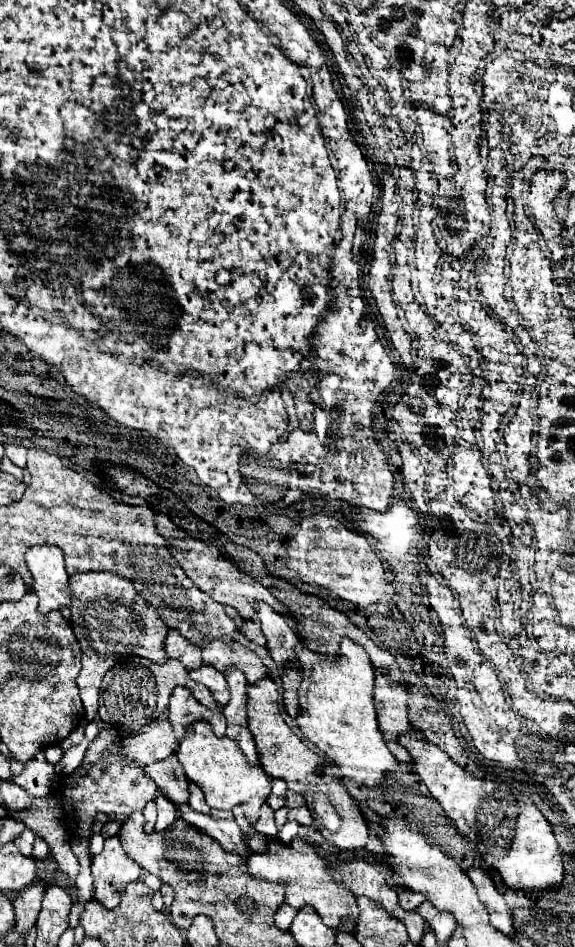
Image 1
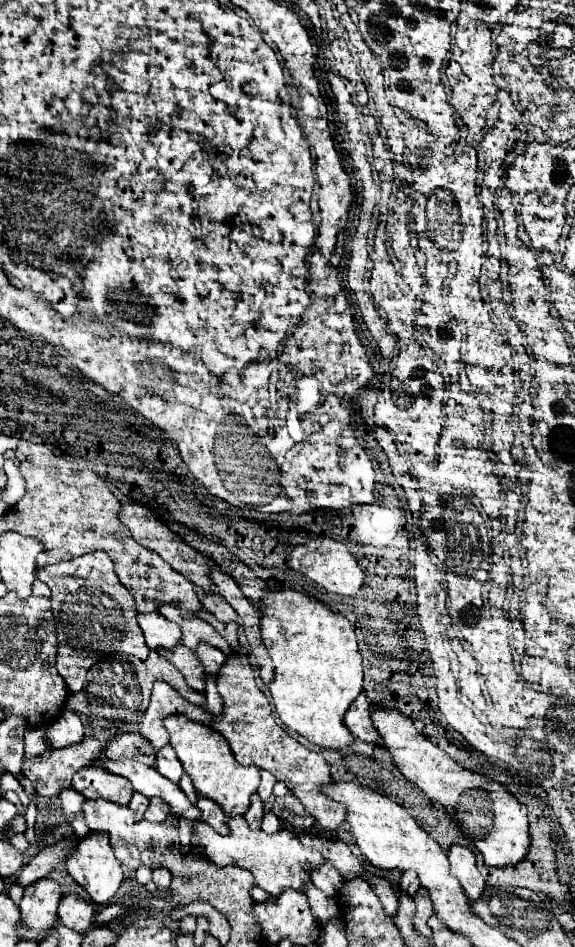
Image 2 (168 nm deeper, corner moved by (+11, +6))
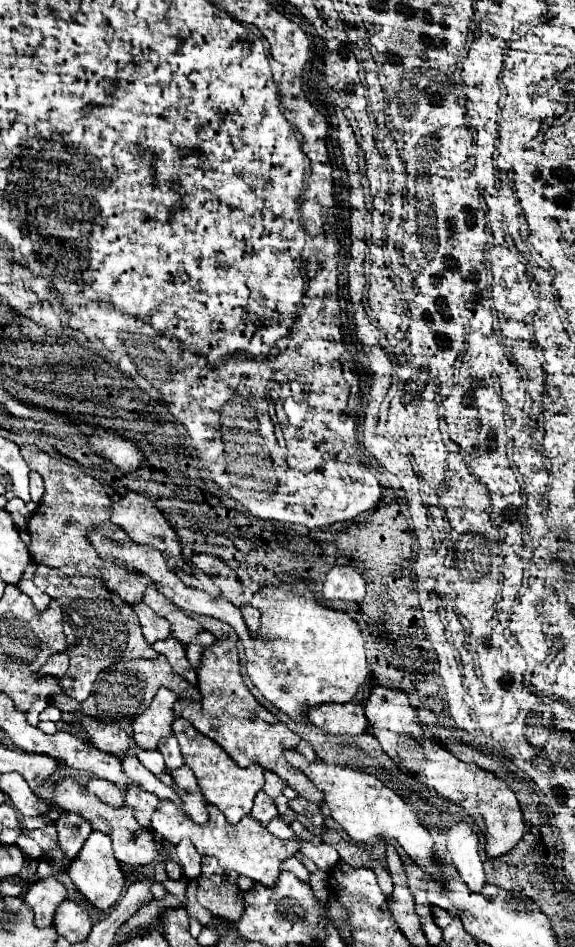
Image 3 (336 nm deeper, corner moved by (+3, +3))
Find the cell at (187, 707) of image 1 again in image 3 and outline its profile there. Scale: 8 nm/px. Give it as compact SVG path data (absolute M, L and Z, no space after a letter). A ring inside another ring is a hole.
M160 687L152 705L134 719L132 737L140 749L154 751L154 749L158 749L158 745L164 737L170 737L170 725L176 719L174 705L178 701L180 701L180 697L174 691Z

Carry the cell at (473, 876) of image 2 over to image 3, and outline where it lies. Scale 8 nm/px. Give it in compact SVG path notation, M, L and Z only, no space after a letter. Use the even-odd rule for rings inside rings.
M456 823L448 831L448 851L462 881L476 893L482 891L486 875L478 853L478 837L466 823Z

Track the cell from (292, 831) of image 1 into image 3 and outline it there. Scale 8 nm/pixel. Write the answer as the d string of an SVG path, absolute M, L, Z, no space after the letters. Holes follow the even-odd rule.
M276 817L276 819L272 819L270 823L268 823L268 827L266 827L274 837L278 837L278 839L296 839L296 835L294 835L294 831L290 829L290 825L288 823L284 823L282 821L282 817Z

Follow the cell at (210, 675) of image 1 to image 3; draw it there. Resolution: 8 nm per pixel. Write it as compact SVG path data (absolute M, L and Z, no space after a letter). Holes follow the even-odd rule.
M170 637L168 641L156 641L156 645L152 645L158 653L166 655L172 669L182 675L188 683L192 685L198 685L198 677L196 677L196 671L194 667L190 665L190 661L186 659L186 651L184 651L184 645L180 641L176 641L174 637Z

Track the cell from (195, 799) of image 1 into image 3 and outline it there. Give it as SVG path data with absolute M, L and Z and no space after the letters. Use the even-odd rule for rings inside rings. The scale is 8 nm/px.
M168 737L164 741L160 741L160 749L158 749L162 755L164 755L164 761L166 761L166 767L170 771L176 771L184 765L182 761L182 753L180 753L180 745L174 737Z

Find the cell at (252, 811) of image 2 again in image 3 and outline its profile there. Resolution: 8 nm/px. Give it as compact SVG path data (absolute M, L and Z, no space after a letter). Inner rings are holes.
M260 791L254 799L254 807L250 811L250 815L260 821L262 825L268 825L274 817L278 817L278 809L276 809L276 803L274 799L270 799L264 791Z

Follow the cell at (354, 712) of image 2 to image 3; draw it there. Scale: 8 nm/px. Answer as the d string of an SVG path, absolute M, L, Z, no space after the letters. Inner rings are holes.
M346 703L346 705L320 705L308 713L308 719L324 729L326 733L338 733L338 735L362 735L370 731L370 723L364 715L364 707L358 703Z

